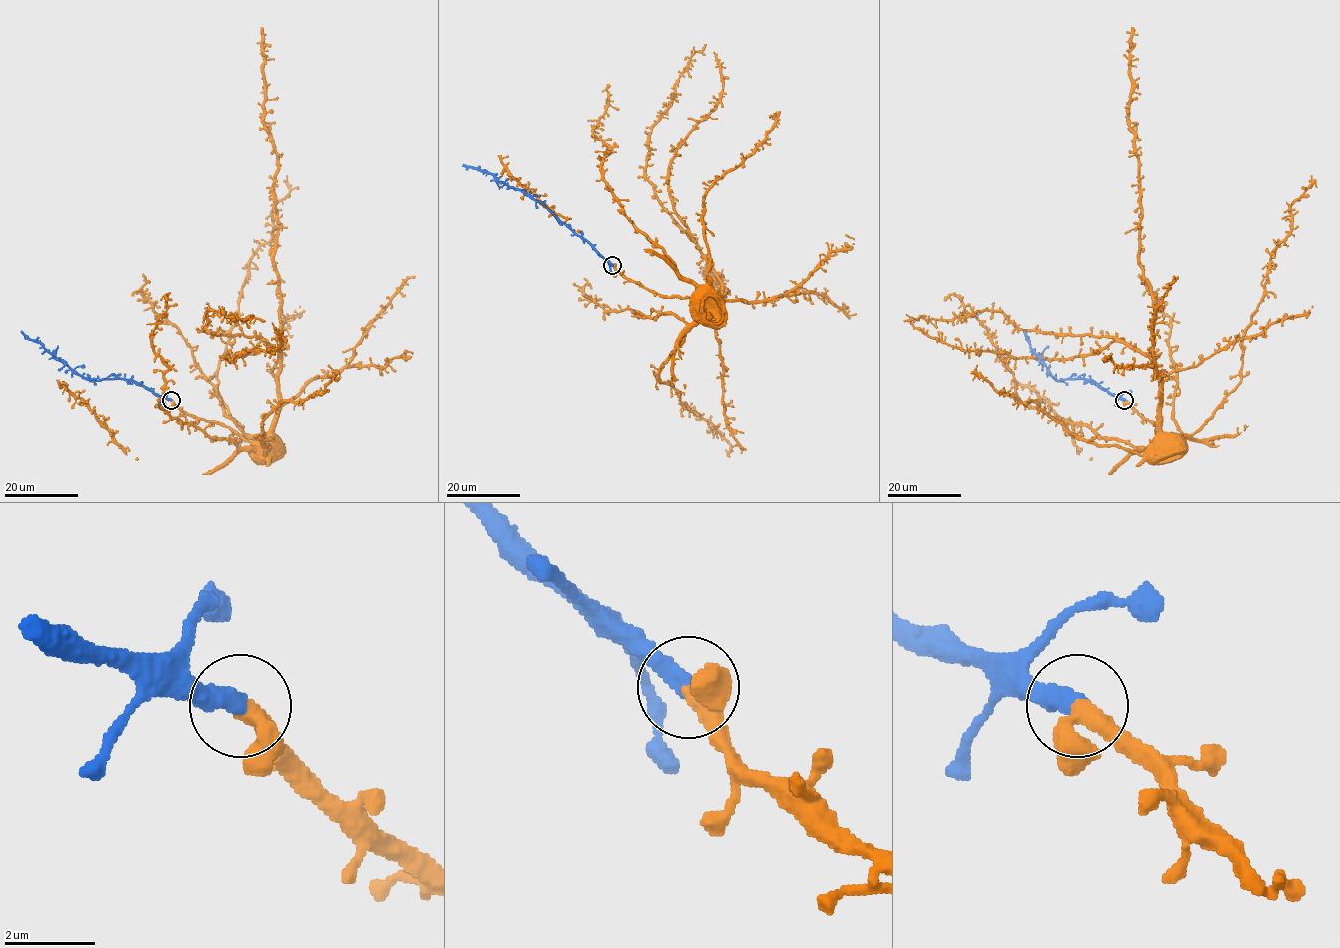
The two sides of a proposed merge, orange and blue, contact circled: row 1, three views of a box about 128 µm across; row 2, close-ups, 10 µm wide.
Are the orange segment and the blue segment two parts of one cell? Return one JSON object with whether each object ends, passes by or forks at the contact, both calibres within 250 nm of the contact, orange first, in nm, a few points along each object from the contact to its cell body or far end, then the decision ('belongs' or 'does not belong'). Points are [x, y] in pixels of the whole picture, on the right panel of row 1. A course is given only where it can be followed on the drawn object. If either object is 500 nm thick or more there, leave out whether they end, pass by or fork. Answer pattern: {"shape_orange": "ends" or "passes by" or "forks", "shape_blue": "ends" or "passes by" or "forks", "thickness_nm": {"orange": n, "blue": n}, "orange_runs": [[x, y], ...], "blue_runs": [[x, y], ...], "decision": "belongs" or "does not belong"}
{"shape_orange": "passes by", "shape_blue": "ends", "thickness_nm": {"orange": 340, "blue": 460}, "orange_runs": [[1124, 400], [1155, 425], [1157, 441], [1153, 293], [1139, 261], [1138, 155], [1128, 121], [1133, 27]], "blue_runs": [[1124, 400], [1110, 395], [1092, 381], [1056, 380], [1031, 349], [1025, 331]], "decision": "belongs"}

